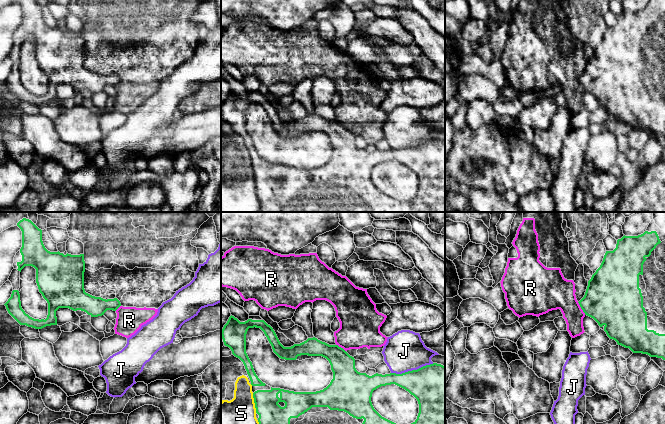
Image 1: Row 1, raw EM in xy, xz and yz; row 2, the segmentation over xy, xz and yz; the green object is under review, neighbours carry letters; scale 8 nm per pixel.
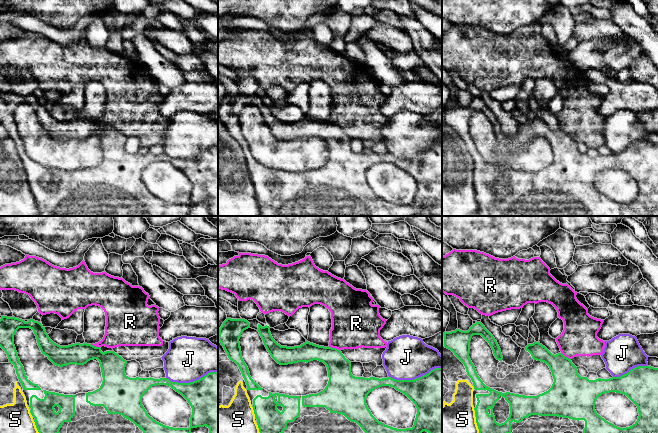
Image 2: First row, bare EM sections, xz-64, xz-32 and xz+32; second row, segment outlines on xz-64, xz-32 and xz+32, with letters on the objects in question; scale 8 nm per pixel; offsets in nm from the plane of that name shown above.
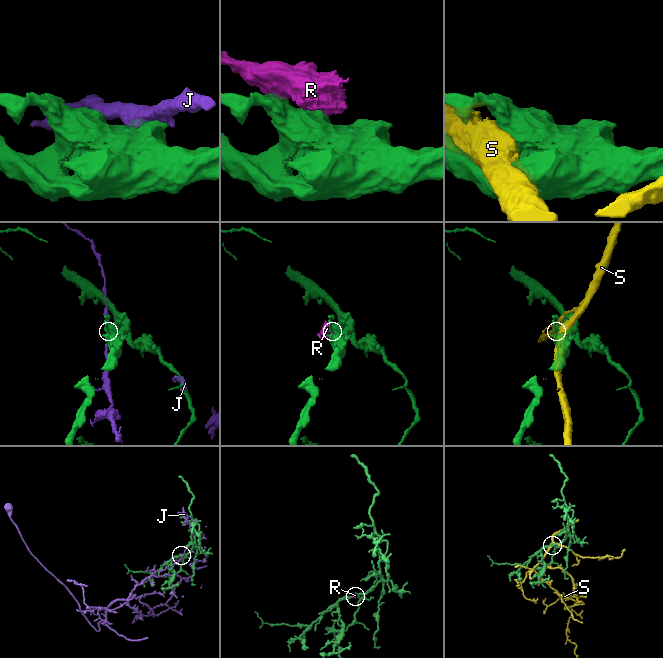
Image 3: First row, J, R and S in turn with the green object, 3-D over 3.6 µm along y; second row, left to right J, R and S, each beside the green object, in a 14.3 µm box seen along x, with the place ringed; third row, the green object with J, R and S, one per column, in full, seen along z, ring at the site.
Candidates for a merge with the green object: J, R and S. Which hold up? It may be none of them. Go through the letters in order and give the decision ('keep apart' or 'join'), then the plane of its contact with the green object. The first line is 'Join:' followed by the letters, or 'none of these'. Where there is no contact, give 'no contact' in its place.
Join: none of these
J: keep apart | xz
R: keep apart | yz
S: keep apart | xz

